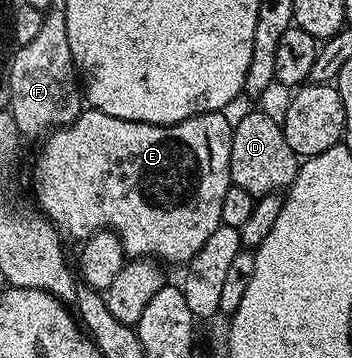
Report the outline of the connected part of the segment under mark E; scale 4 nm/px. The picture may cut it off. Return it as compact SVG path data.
M87 108L80 113L68 126L60 126L46 135L43 147L35 158L35 167L31 170L31 178L35 181L35 198L38 209L51 219L52 226L56 230L67 234L71 238L86 240L99 230L111 230L119 237L123 245L124 255L136 258L150 258L160 263L179 262L186 264L190 258L201 252L201 244L217 232L221 225L221 200L225 200L225 192L231 187L231 169L229 168L229 156L231 155L231 131L233 129L232 119L227 119L226 113L218 110L207 110L204 114L194 114L191 118L181 120L177 124L162 126L161 124L145 124L133 120L121 120L117 116L109 116L105 112L94 108Z

